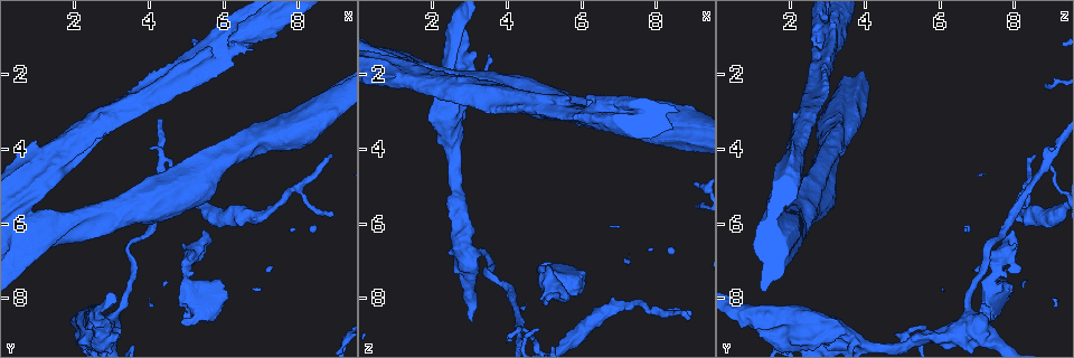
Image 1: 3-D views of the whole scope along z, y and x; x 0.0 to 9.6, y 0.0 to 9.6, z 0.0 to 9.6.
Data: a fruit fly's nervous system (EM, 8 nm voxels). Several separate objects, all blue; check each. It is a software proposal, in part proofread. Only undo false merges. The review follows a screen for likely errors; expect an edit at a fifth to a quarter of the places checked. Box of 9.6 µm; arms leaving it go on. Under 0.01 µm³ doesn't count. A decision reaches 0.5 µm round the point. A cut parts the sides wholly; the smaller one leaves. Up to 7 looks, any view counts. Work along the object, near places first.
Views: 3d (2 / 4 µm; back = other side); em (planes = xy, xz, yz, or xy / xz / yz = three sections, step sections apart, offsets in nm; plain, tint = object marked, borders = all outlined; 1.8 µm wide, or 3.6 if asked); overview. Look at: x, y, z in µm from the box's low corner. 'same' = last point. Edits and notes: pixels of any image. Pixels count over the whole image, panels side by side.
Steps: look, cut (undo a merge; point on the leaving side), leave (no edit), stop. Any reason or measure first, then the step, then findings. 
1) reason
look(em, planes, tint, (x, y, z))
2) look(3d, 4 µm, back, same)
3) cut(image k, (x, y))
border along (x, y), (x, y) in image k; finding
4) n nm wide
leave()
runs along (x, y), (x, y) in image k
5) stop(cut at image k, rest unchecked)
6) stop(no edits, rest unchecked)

branch point
look(em, planes, plain, (7.95, 5.10, 8.35))

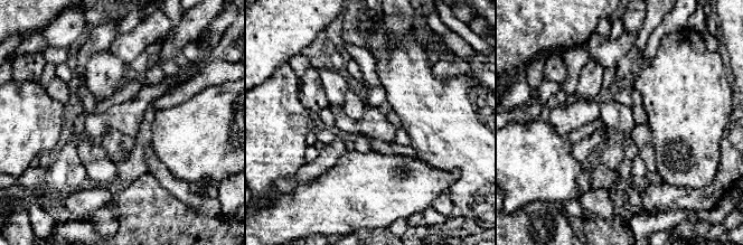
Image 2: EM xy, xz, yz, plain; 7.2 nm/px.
look(em, planes, tint, same)

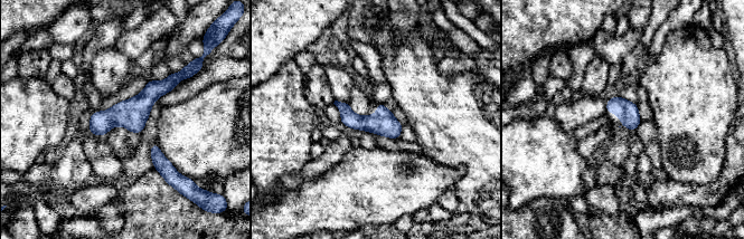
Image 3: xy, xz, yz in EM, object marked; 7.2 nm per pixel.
leave()
runs along (177, 77), (131, 114), (92, 128) in image 3; one cell here

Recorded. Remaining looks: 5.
thick turns thin
look(3d, 4 µm, (2.40, 9.00, 3.65))

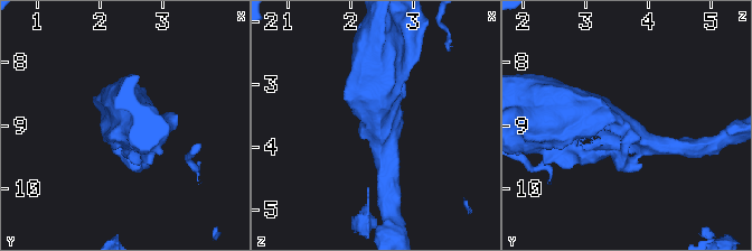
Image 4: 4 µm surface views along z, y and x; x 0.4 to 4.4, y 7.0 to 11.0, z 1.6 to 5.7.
now the EM
look(em, planes, tint, (2.45, 9.05, 3.65))

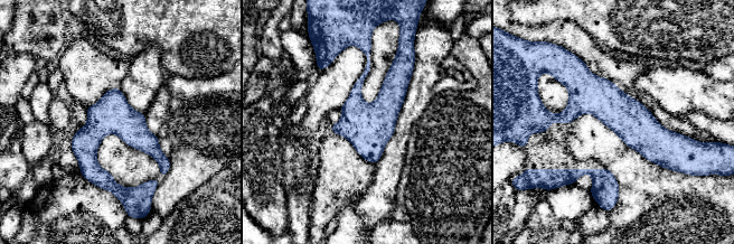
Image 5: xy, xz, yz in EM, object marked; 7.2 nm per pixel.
leave()
runs along (551, 116), (612, 106), (649, 138), (683, 138) in image 5; one cell here

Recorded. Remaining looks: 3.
branch point
look(em, planes, borders, (4.40, 4.40, 8.85))

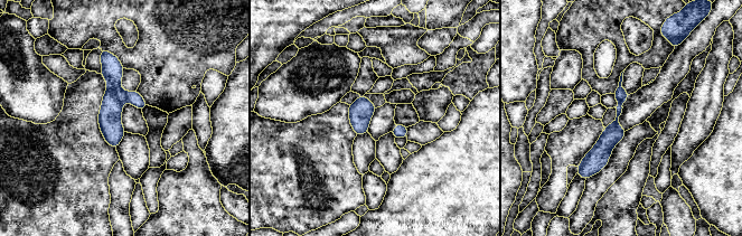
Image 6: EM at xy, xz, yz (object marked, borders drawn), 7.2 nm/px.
140 nm wide
cut(image 6, (112, 69))
the part that leaves runs along (103, 54), (116, 87), (142, 105) in image 6; a second cell is stuck on

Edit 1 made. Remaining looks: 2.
stop(cut at image 6, rest unchecked)

